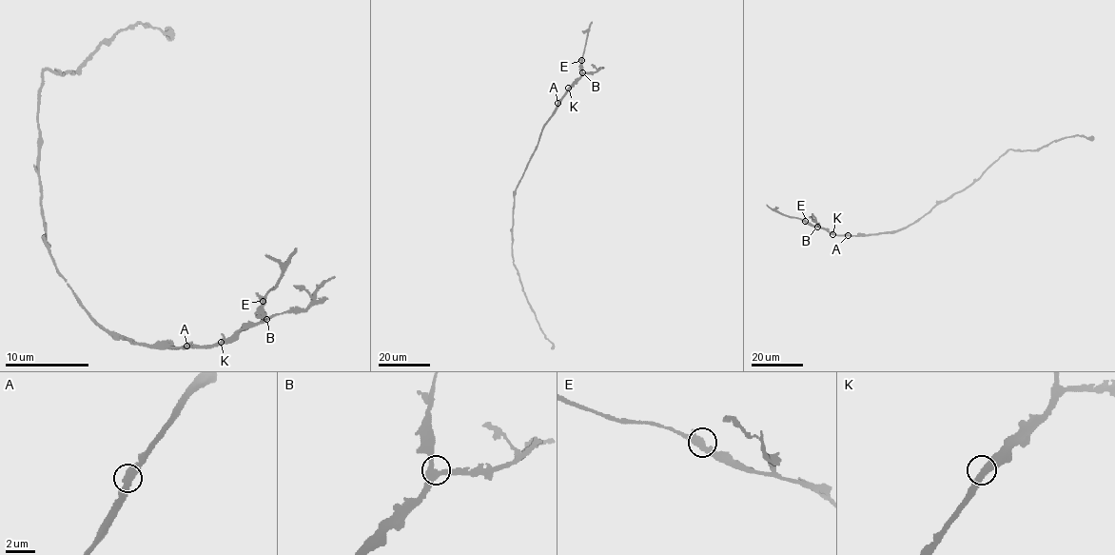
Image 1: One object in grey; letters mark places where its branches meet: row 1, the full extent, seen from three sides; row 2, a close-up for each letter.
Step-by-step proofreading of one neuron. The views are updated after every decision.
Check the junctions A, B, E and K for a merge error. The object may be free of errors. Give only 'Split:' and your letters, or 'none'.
Split: none

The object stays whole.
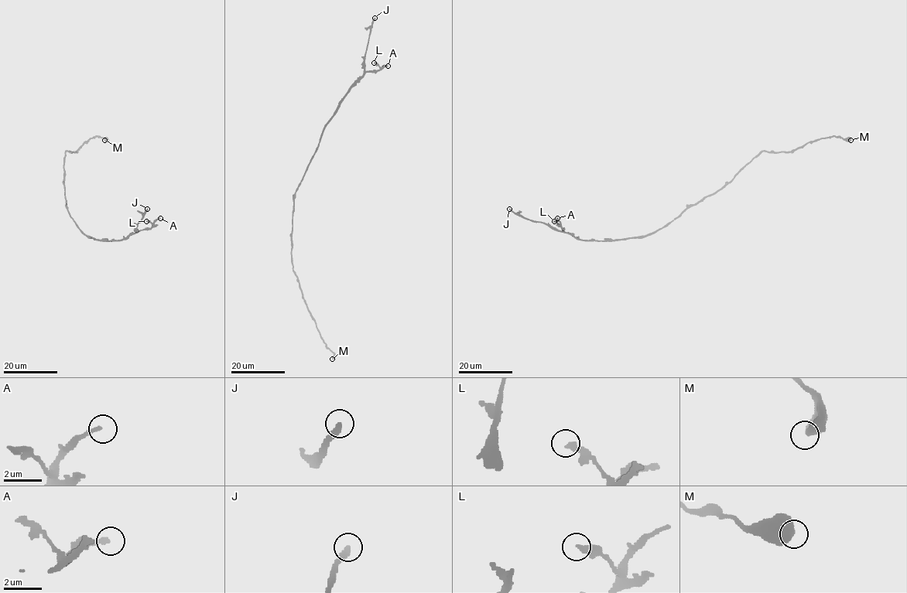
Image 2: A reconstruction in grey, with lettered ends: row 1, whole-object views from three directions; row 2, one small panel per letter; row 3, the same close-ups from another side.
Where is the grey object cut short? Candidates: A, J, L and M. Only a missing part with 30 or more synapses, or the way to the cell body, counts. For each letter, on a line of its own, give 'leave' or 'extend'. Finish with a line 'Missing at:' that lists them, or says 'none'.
A: extend
J: leave
L: leave
M: leave
Missing at: A

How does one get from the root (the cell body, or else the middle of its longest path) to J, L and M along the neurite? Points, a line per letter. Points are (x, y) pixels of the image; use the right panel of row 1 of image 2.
J: (680, 213), (661, 228), (643, 236), (583, 240), (555, 230), (543, 223), (523, 218), (509, 209)
L: (680, 213), (661, 228), (643, 236), (606, 240), (576, 239), (566, 233), (554, 221)
M: (680, 213), (724, 187), (764, 151), (789, 152), (815, 140), (833, 136), (850, 140)

